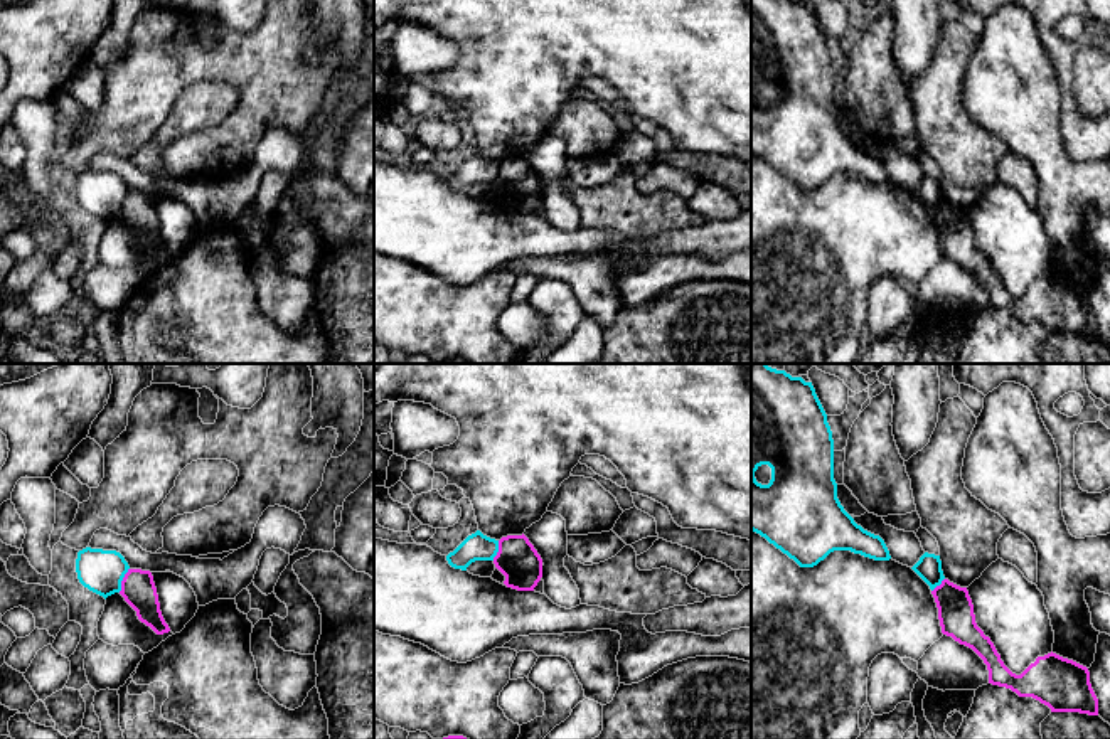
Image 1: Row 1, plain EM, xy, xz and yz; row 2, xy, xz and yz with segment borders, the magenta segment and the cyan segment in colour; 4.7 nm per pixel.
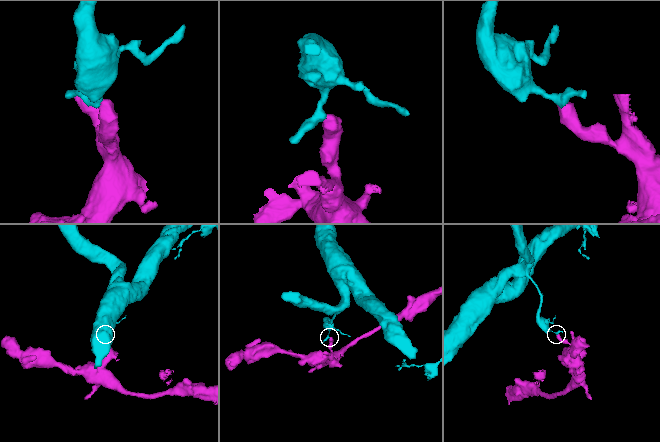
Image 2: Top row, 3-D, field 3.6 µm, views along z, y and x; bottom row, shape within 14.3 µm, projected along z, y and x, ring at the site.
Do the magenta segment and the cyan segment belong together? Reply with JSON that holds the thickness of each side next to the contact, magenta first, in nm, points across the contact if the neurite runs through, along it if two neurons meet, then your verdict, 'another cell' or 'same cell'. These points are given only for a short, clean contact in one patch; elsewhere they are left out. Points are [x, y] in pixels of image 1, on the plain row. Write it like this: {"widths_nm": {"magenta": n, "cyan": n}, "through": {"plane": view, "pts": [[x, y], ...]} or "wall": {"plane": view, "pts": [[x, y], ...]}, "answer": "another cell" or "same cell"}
{"widths_nm": {"magenta": 160, "cyan": 200}, "wall": {"plane": "xy", "pts": [[128, 191], [118, 214]]}, "answer": "another cell"}

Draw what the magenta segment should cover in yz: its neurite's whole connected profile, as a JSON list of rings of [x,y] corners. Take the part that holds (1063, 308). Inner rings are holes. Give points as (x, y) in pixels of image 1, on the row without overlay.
[[[943,202],[931,217],[942,256],[972,271],[984,283],[989,306],[1011,311],[1019,320],[1033,320],[1051,335],[1098,338],[1098,322],[1086,290],[1051,274],[1038,279],[1021,298],[1016,298],[1004,288],[990,261],[977,249],[967,210]]]

